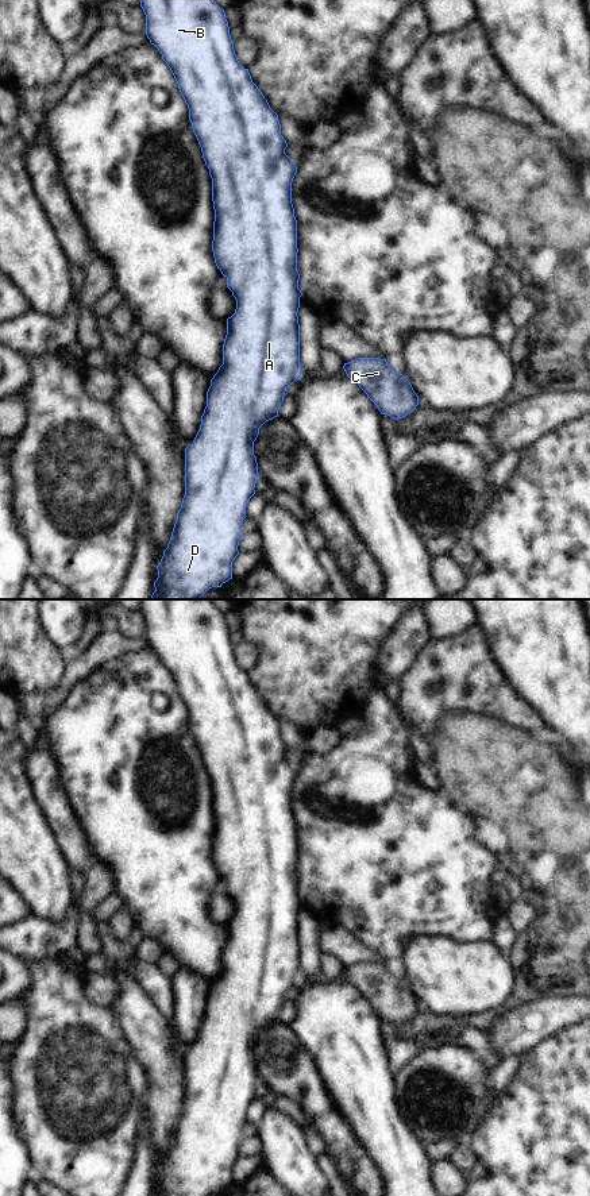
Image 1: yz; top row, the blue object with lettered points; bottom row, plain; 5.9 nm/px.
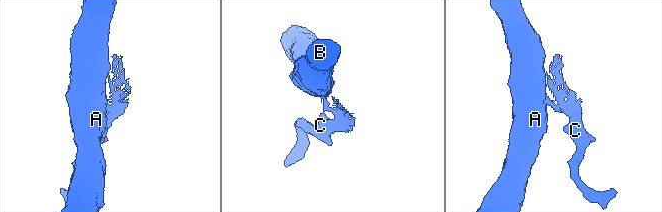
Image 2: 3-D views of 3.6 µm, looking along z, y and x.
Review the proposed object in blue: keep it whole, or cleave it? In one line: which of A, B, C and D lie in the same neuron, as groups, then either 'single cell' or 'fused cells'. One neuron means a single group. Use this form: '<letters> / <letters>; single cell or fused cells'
A B D / C; fused cells

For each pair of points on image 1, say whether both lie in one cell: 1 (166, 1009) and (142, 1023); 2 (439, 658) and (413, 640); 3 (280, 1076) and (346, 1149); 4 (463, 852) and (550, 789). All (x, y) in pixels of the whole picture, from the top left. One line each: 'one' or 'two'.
1: two
2: two
3: one
4: two

